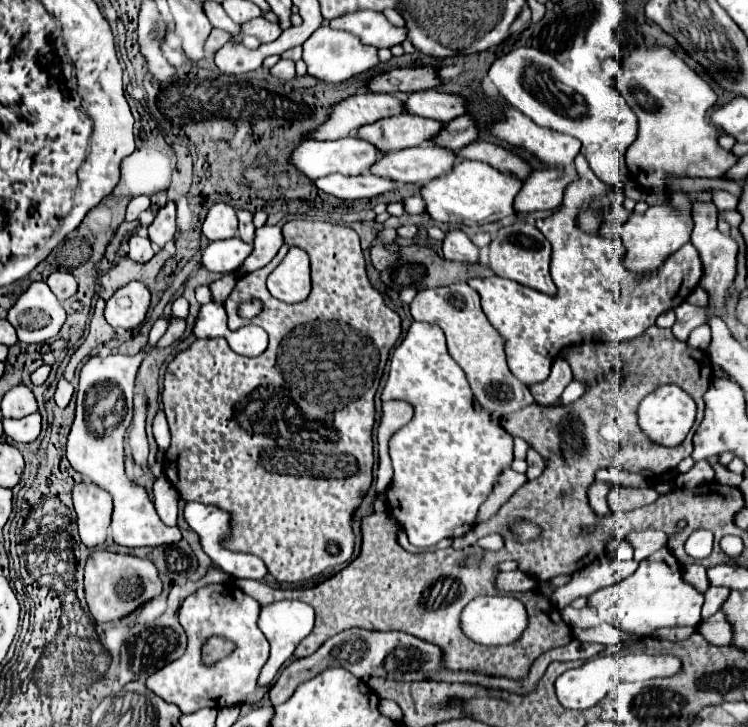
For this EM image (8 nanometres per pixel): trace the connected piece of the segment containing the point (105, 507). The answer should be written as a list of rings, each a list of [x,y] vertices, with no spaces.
[[[78,481],[72,487],[74,511],[78,515],[78,533],[84,545],[98,547],[108,537],[112,499],[110,493],[96,483]]]

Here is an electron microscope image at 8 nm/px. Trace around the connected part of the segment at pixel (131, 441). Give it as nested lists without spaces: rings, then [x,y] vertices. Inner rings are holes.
[[[140,405],[134,409],[134,421],[132,421],[132,431],[128,437],[128,445],[132,449],[134,463],[144,467],[148,463],[148,441],[146,441],[146,431],[144,431],[144,415],[146,405]]]

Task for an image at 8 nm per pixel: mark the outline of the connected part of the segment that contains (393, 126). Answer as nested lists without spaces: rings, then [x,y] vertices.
[[[396,115],[378,119],[370,125],[358,129],[358,139],[372,143],[380,153],[390,153],[406,147],[416,147],[434,137],[442,129],[442,123],[434,119],[414,117],[414,115]]]

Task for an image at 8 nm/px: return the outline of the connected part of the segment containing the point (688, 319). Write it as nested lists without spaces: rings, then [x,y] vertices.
[[[684,301],[674,311],[676,311],[676,323],[672,327],[672,333],[678,341],[687,342],[692,329],[706,323],[706,309],[704,307],[694,307]]]

